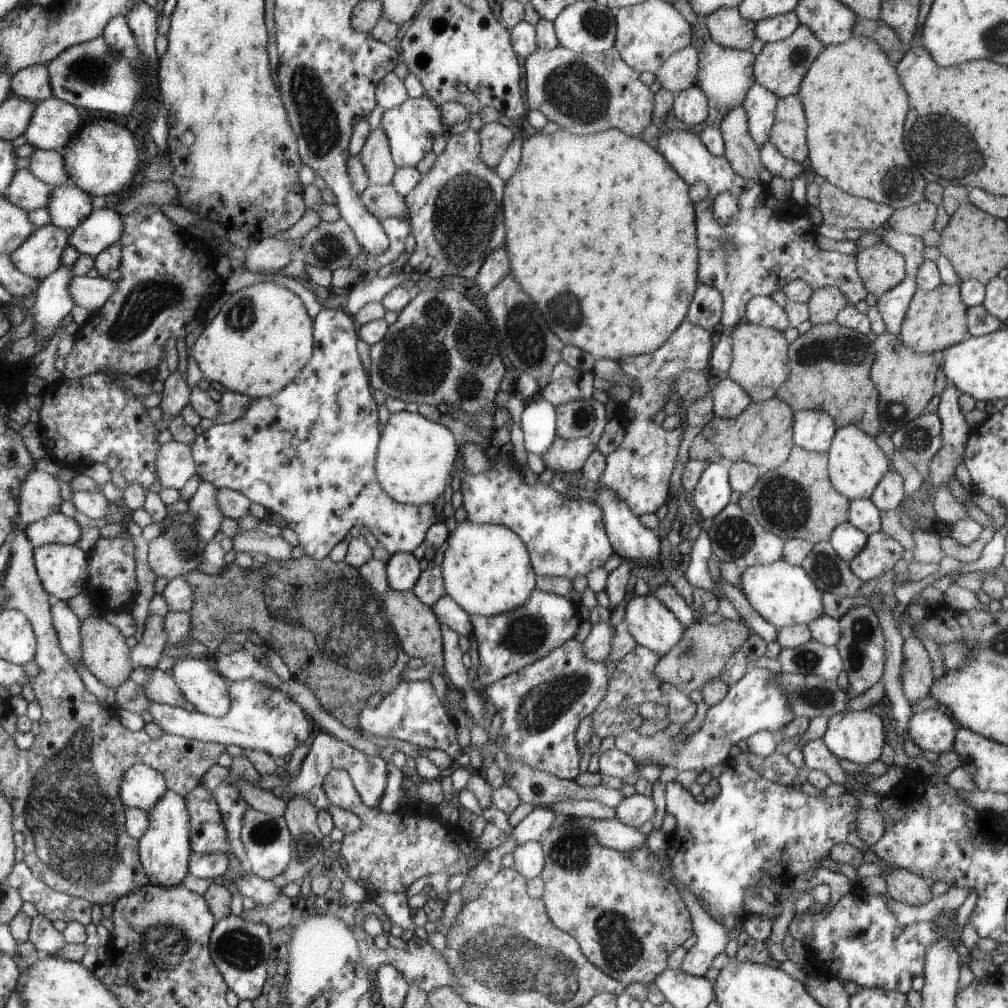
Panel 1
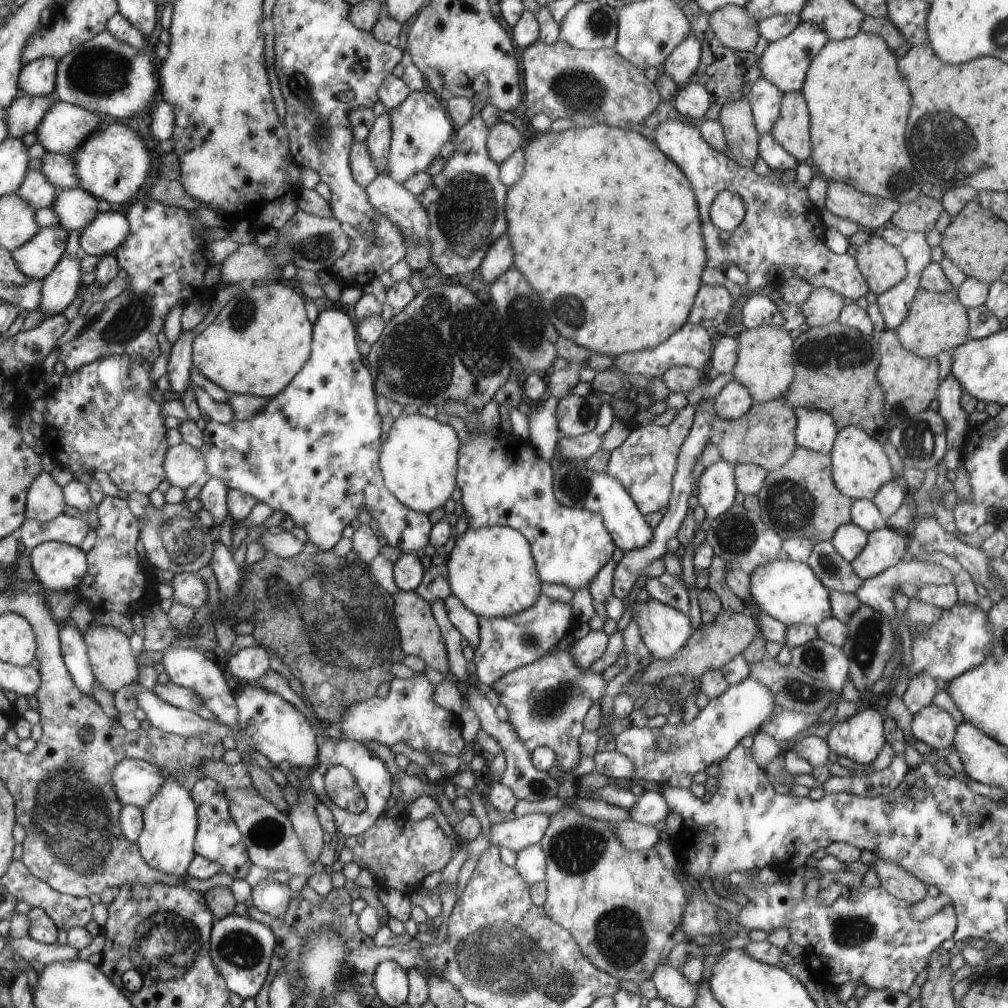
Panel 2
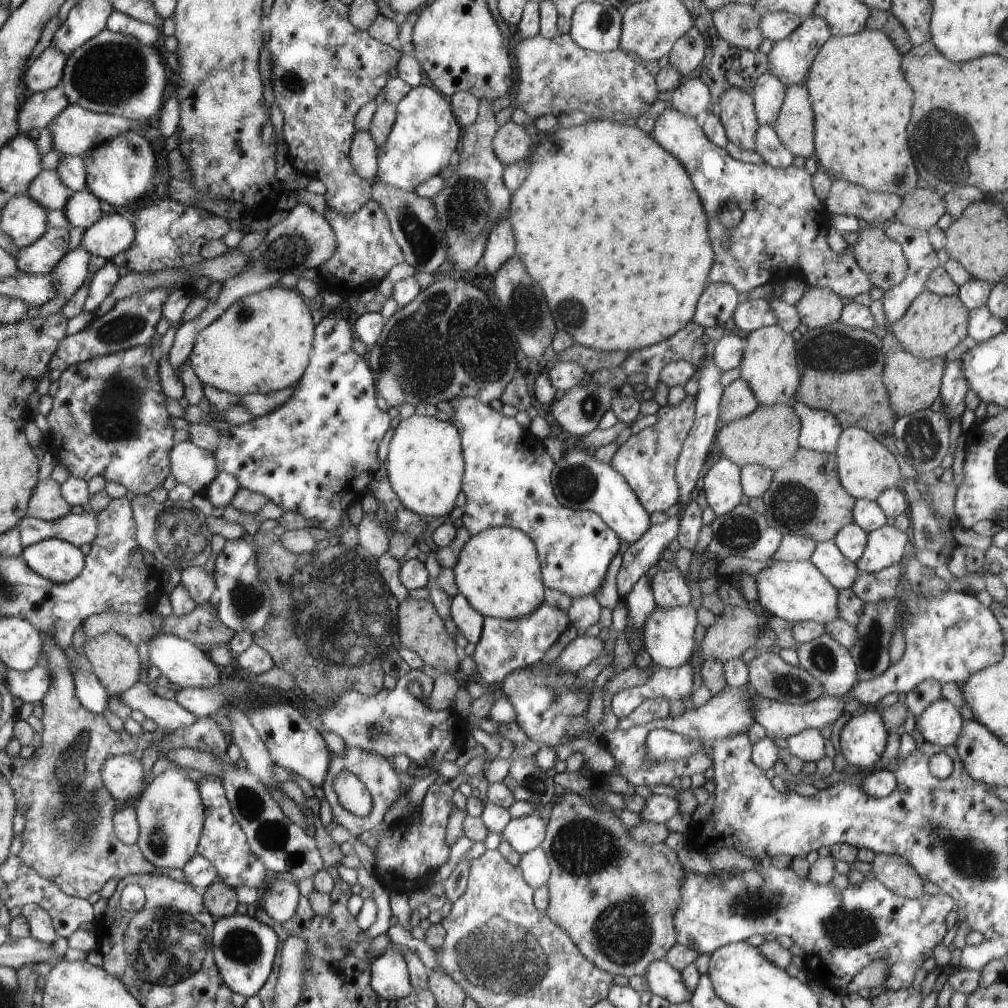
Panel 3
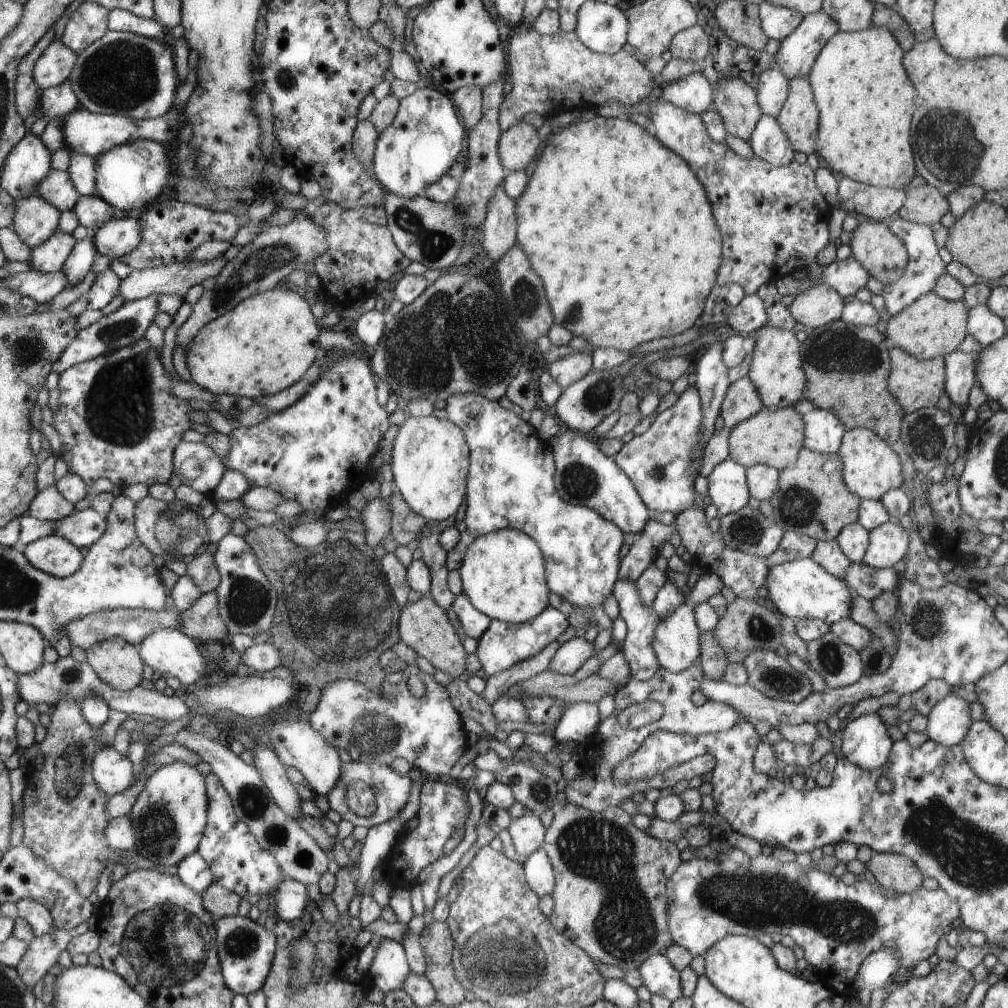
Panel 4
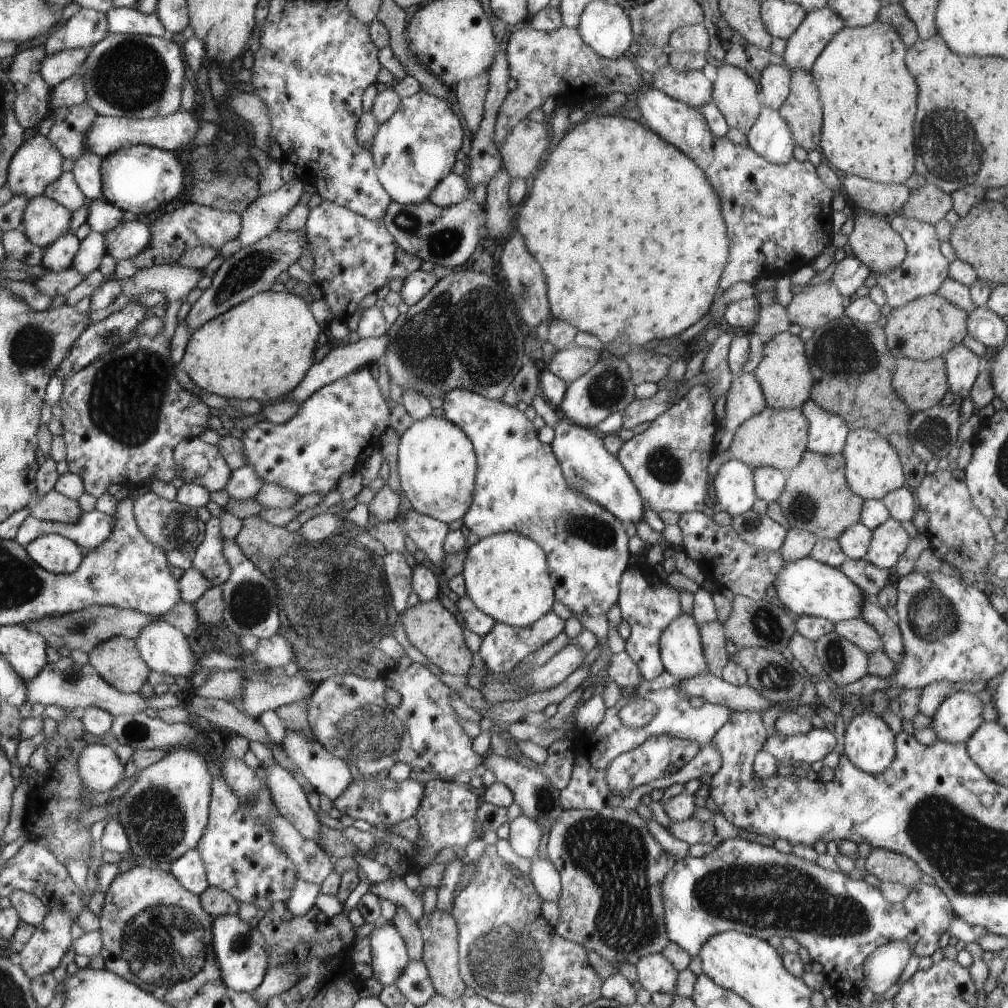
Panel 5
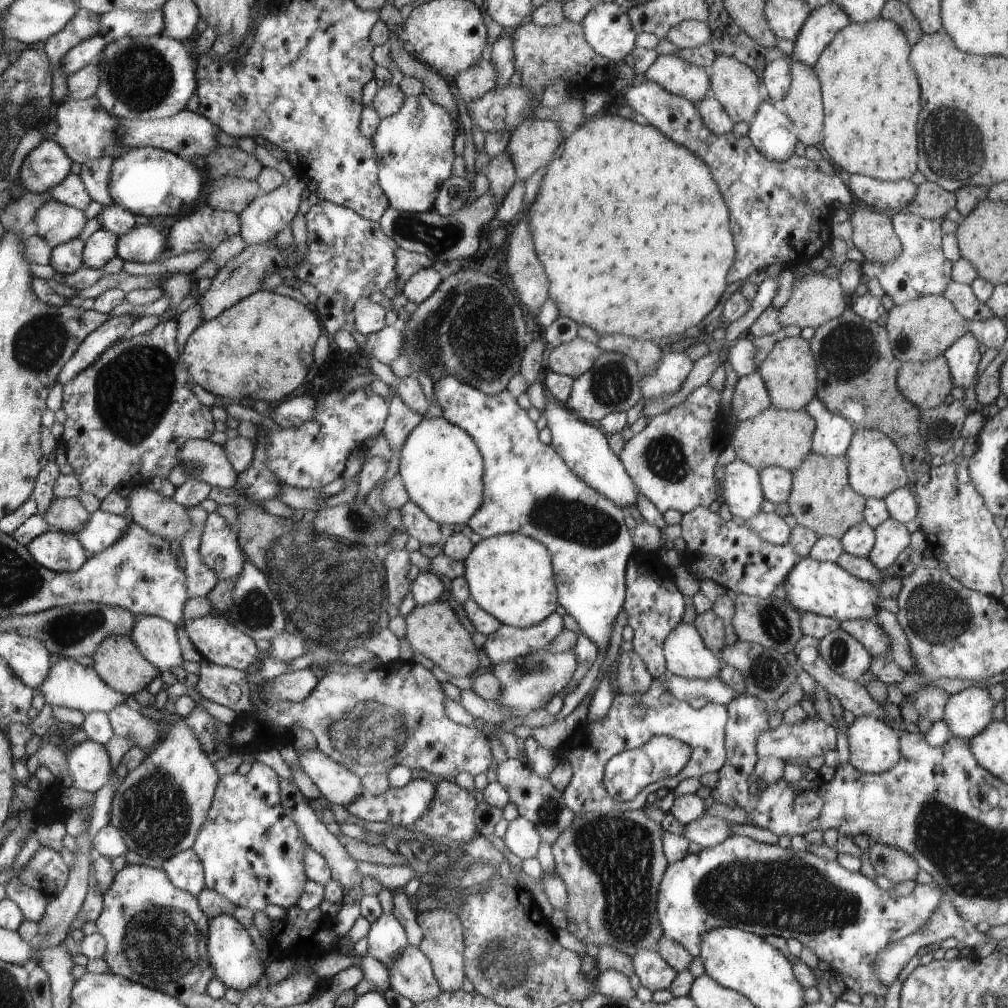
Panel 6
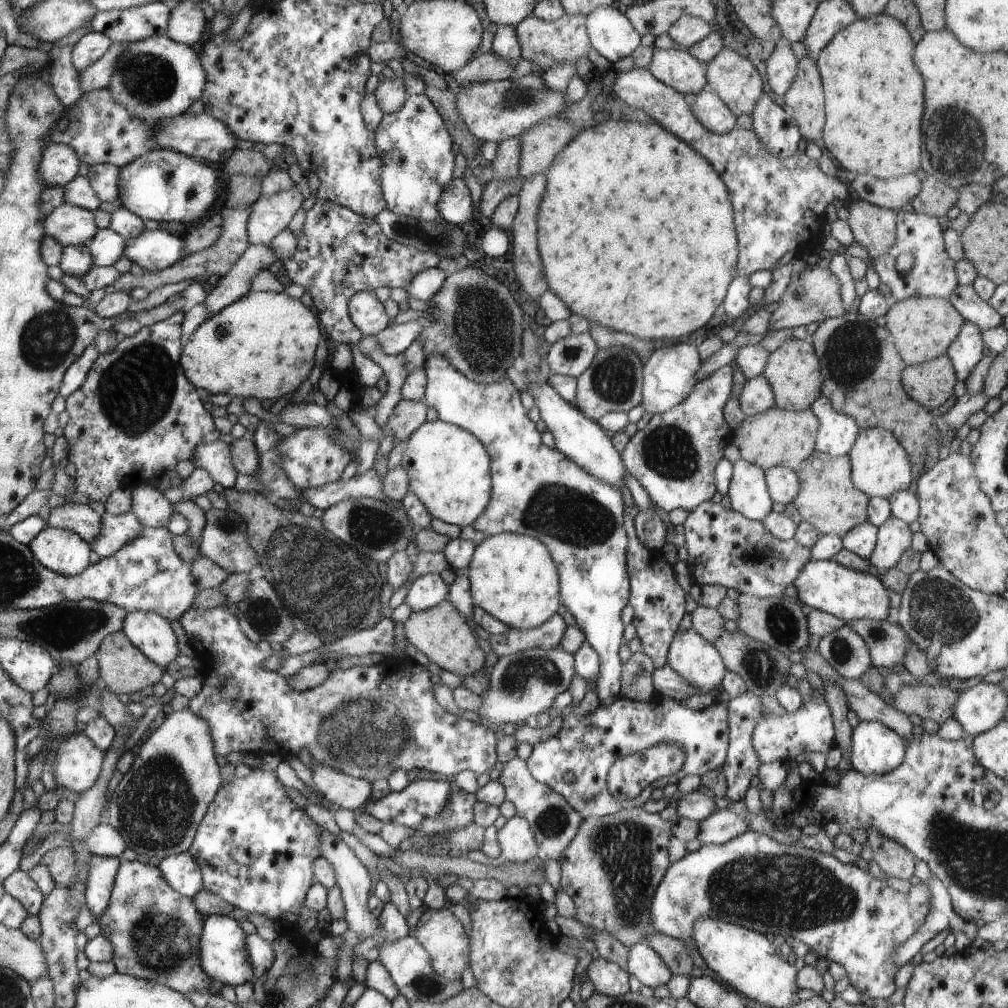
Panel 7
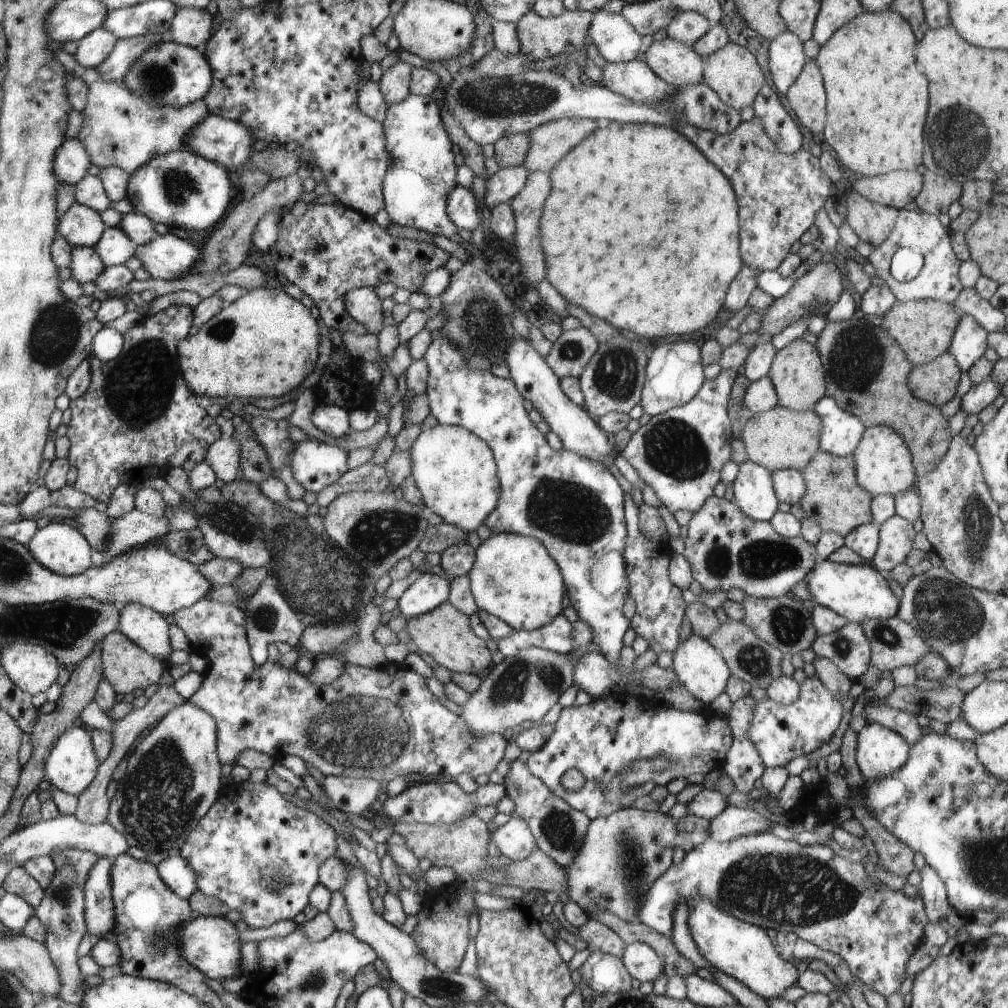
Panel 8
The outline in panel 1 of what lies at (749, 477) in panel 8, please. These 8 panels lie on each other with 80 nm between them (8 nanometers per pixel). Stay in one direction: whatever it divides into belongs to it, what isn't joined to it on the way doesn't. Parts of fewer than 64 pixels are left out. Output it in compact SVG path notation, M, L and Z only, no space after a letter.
M710 463L700 475L689 502L703 519L714 518L730 502L729 463Z

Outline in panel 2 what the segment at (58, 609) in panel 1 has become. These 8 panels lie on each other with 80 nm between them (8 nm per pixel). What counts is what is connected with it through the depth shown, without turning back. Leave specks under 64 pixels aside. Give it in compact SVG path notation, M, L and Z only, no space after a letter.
M70 623L60 625L60 644L62 644L62 656L72 675L76 686L88 696L92 695L95 676L87 653L87 646L80 630Z

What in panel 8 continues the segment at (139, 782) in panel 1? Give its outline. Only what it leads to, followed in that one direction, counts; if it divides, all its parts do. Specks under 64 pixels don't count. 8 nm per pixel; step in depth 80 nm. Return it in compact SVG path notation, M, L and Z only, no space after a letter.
M72 726L66 730L50 750L46 764L44 764L44 781L50 782L52 788L70 794L80 795L85 792L96 780L100 769L100 760L93 747L92 734L82 727Z

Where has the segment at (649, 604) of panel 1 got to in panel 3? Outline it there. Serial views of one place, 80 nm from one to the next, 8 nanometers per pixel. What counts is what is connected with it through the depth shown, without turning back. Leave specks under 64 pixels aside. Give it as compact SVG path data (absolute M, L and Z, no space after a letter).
M692 604L687 607L672 607L654 609L646 619L643 630L644 654L649 662L667 669L675 669L690 662L696 648L694 629L699 620Z

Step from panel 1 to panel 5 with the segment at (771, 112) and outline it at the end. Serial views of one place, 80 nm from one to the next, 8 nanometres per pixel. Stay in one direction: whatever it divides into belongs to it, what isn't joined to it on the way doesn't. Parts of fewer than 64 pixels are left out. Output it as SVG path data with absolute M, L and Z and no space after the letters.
M784 64L767 66L759 80L764 107L778 110L789 95L791 72Z

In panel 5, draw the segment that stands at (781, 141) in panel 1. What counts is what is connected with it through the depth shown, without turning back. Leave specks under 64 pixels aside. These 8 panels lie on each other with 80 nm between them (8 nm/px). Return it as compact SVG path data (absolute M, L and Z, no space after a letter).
M800 69L790 72L791 85L789 95L777 111L790 127L795 144L798 144L798 146L801 146L806 151L818 150L823 123L823 110L818 87L809 72Z

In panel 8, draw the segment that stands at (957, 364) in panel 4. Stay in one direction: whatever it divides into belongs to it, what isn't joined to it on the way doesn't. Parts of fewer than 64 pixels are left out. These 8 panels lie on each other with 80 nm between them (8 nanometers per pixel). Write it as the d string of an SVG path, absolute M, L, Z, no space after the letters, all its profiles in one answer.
M961 315L951 345L947 350L954 356L961 371L969 370L978 358L982 358L986 348L988 348L988 333L974 318Z

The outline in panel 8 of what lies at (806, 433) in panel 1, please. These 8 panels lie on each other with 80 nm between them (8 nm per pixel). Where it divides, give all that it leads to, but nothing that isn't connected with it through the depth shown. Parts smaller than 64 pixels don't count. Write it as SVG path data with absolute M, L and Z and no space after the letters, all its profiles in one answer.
M828 396L818 400L812 410L822 420L821 451L838 457L853 455L867 429L864 422L848 410L842 410L842 406Z

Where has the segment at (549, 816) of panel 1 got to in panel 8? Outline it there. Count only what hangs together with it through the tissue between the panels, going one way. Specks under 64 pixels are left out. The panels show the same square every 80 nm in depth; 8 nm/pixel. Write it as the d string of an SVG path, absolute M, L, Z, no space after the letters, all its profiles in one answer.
M511 816L502 825L497 826L488 838L502 855L507 856L514 863L524 861L537 848L528 824L520 818Z

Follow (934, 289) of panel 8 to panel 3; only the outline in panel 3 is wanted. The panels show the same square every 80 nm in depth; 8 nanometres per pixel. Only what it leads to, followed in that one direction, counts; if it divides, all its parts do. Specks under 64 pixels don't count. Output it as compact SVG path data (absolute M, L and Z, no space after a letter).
M892 220L889 224L884 226L884 232L889 239L896 241L902 247L907 262L906 278L890 290L883 291L881 298L885 319L888 320L888 324L892 326L906 314L910 303L925 290L925 284L931 272L942 266L942 264L938 261L938 256L928 239L928 231L913 229L903 225L901 222Z

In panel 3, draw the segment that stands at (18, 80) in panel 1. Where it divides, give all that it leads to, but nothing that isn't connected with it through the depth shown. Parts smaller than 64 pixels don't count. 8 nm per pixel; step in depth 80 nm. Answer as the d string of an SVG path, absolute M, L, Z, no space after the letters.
M52 46L44 49L24 70L26 88L41 93L60 86L68 57Z

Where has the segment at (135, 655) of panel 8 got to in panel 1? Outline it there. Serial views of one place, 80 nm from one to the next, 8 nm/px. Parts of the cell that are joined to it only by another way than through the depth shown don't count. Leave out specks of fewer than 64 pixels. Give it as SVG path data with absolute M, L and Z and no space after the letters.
M90 615L81 620L80 634L81 660L86 669L106 686L117 689L124 684L132 674L133 663L129 657L131 650L128 650L126 638L120 634L120 628L109 623L104 617Z

